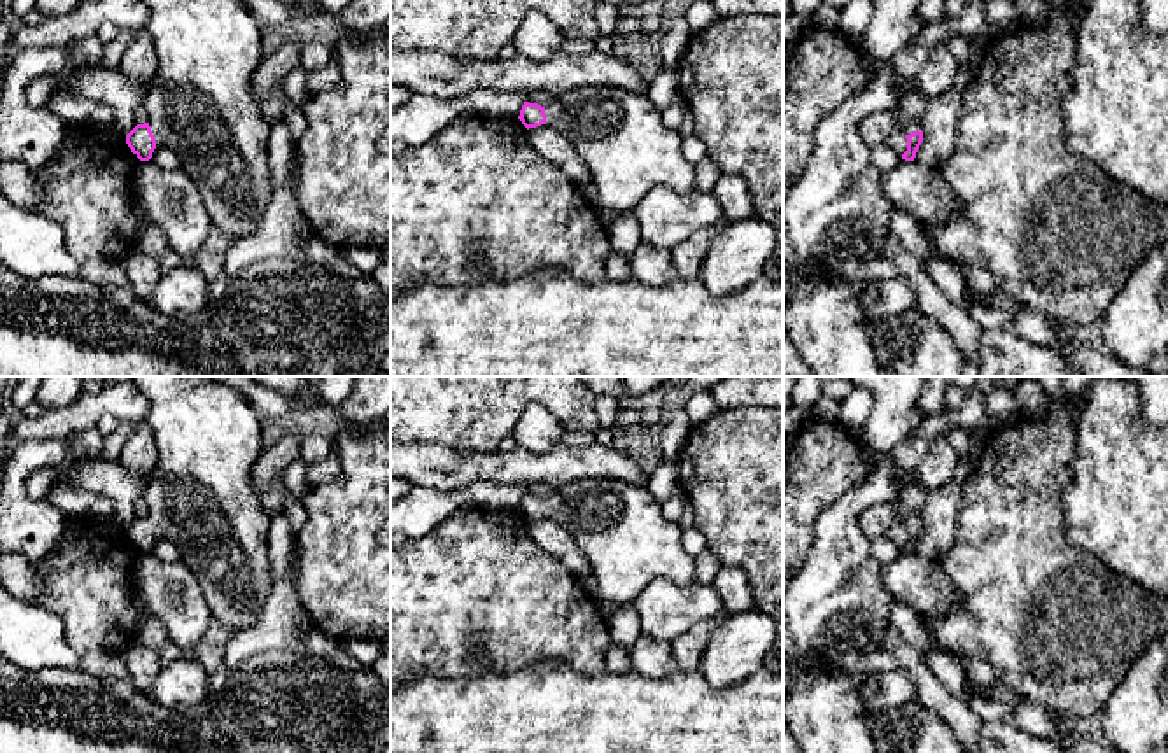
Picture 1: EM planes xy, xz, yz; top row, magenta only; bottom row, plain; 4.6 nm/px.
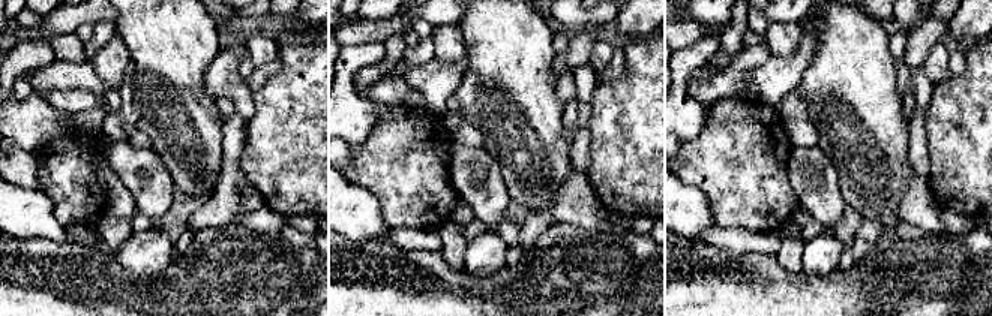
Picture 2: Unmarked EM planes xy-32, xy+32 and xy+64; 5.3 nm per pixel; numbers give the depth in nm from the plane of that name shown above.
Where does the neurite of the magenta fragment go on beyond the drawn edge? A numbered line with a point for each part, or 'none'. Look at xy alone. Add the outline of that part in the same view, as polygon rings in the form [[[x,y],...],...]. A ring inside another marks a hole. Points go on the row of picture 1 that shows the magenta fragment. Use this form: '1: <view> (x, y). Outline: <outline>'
1: xy (200, 104). Outline: [[[142,0],[149,9],[144,28],[158,54],[158,70],[149,82],[144,109],[156,145],[175,151],[180,170],[198,187],[212,228],[229,233],[235,240],[252,235],[273,193],[268,140],[271,126],[261,103],[252,95],[252,75],[263,61],[266,30],[254,19],[243,0]]]

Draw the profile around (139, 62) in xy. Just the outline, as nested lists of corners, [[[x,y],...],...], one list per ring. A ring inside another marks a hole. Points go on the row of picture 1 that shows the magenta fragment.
[[[142,26],[135,30],[133,39],[126,46],[117,70],[137,84],[149,84],[158,70],[158,54],[149,32]]]

